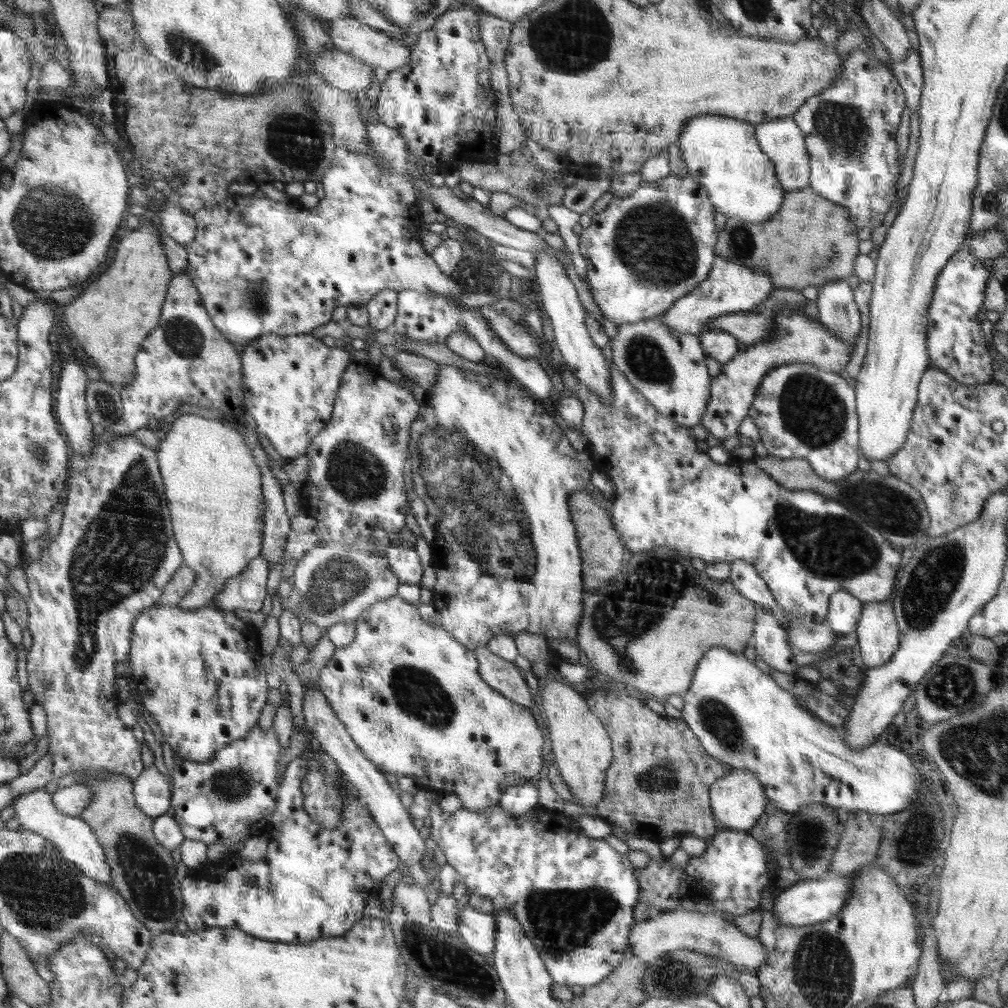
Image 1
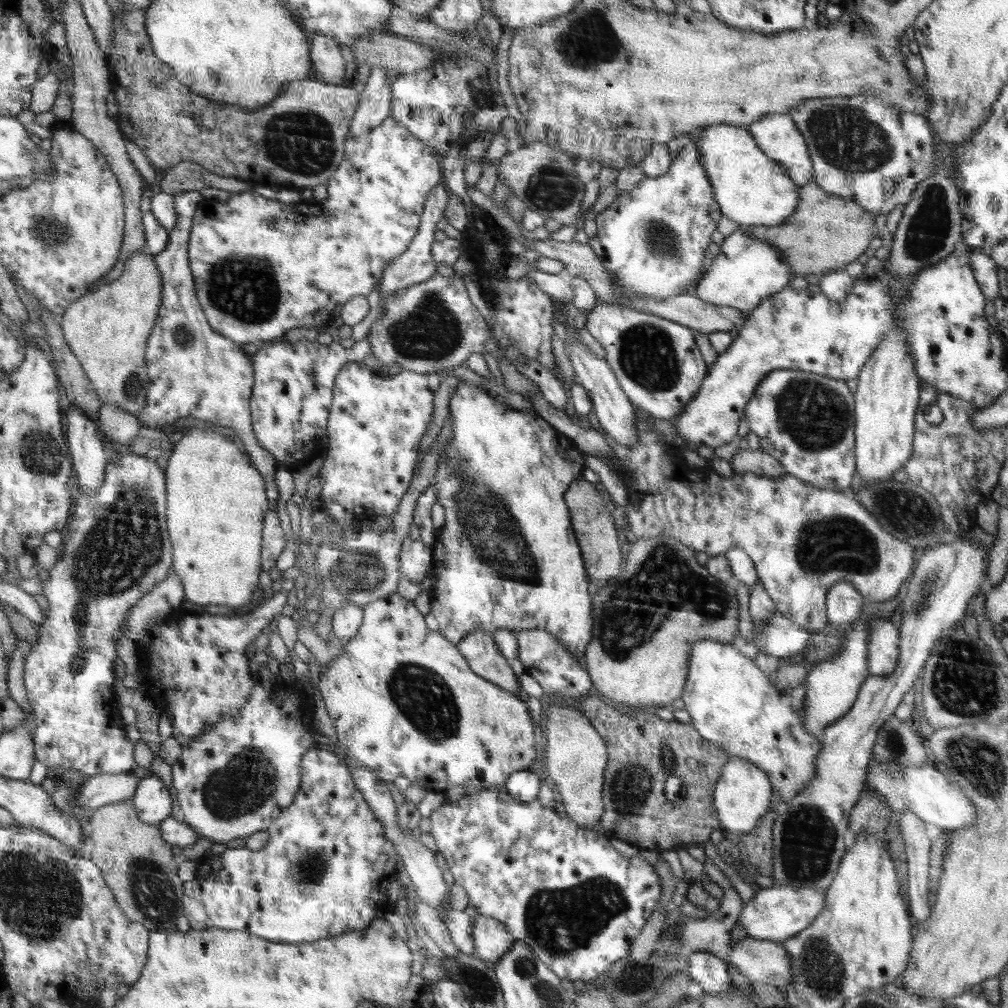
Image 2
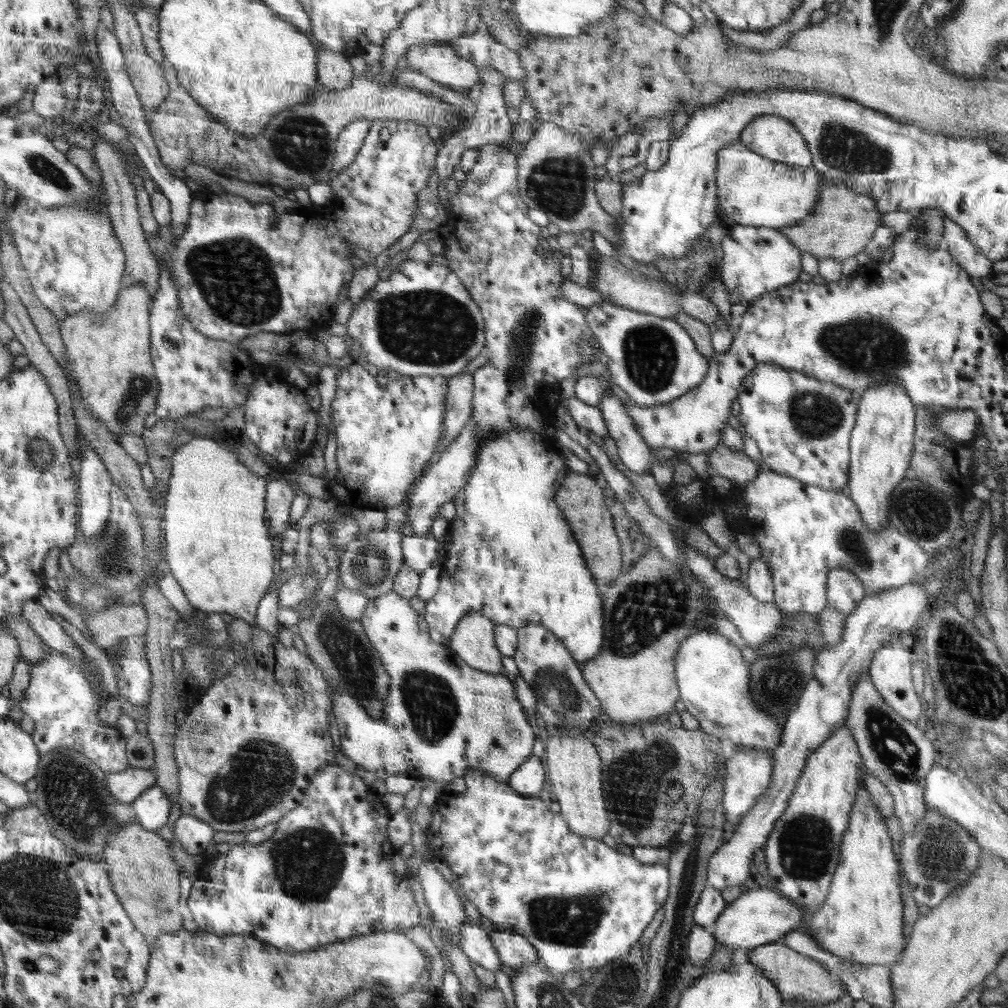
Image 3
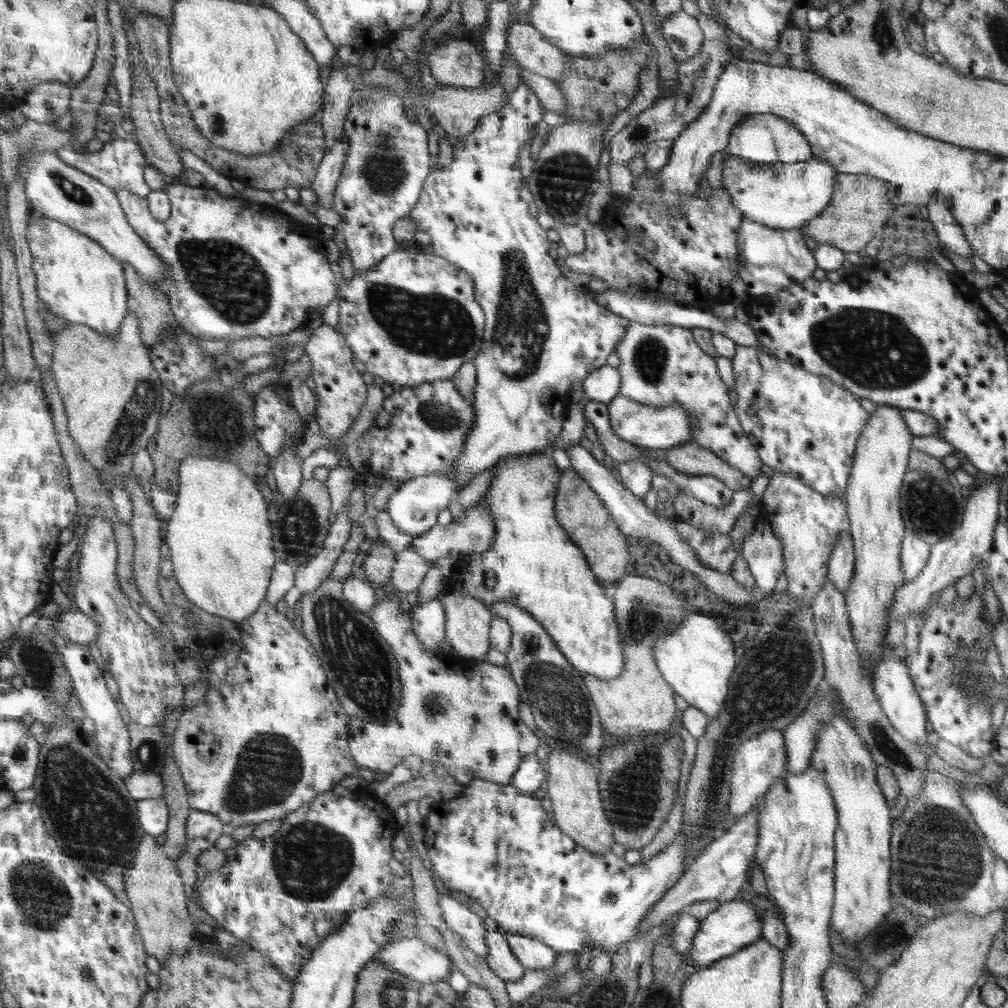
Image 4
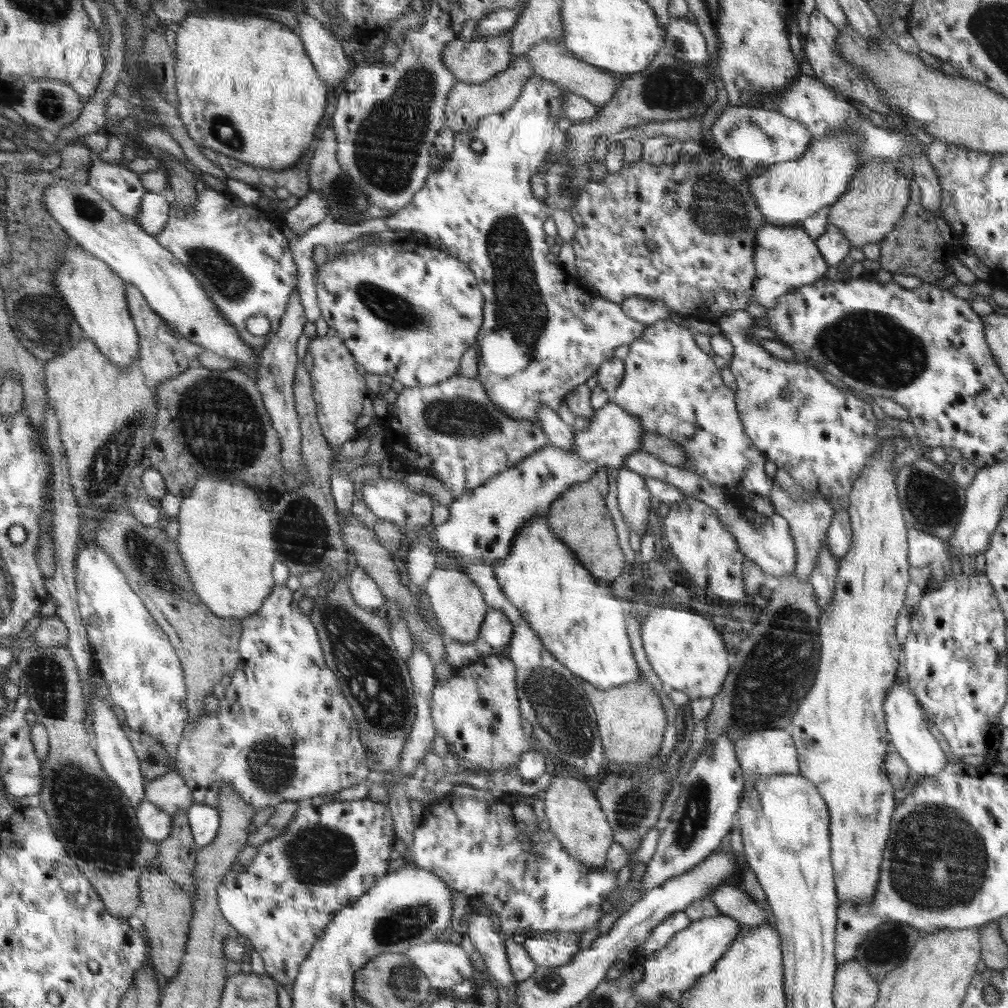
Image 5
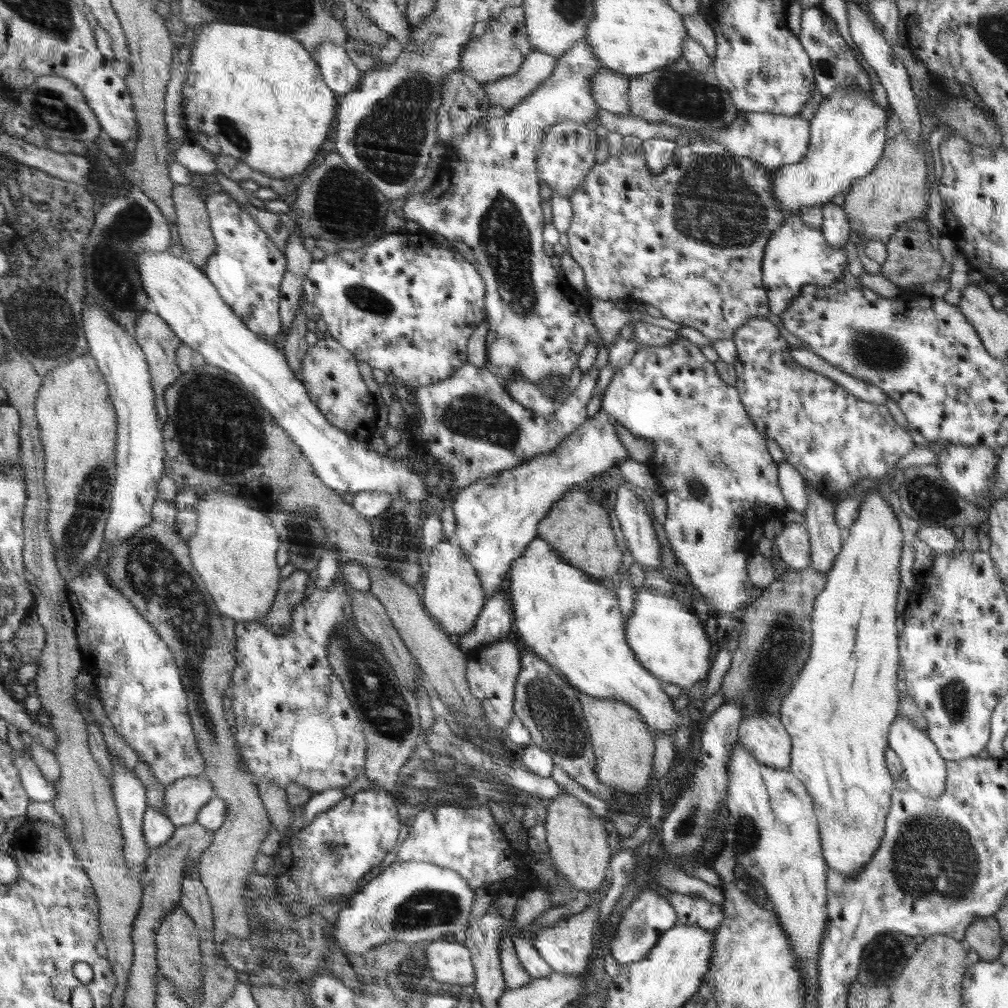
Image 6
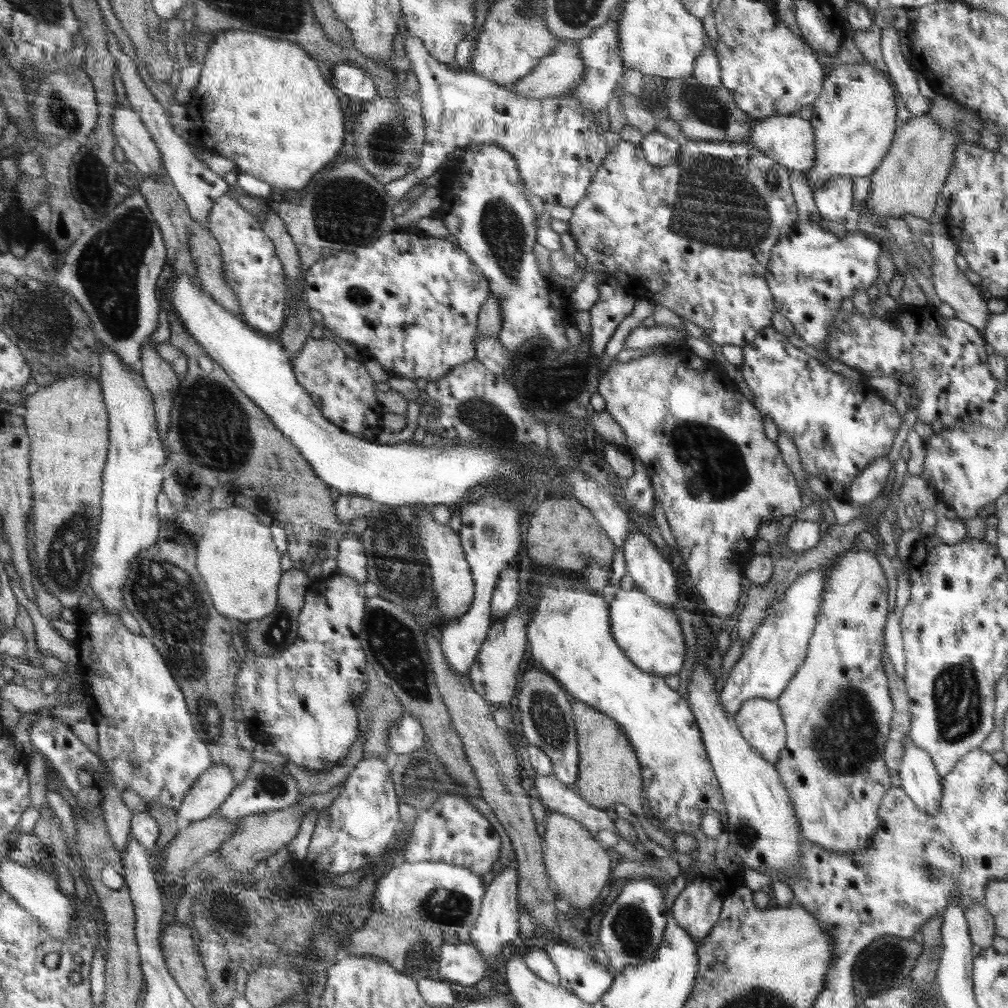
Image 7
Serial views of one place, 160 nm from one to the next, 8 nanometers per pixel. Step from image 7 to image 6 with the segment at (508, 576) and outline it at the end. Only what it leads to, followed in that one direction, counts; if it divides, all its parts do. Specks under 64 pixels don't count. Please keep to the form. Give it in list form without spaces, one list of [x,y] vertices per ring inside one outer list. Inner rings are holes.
[[[505,587],[485,601],[480,616],[473,629],[467,634],[457,637],[458,646],[466,655],[476,647],[498,643],[507,638],[510,624],[514,620],[514,611]]]

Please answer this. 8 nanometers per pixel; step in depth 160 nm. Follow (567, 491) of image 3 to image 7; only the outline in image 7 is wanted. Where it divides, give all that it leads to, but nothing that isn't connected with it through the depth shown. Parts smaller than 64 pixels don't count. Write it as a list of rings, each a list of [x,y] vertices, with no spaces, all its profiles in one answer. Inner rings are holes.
[[[549,497],[536,508],[526,530],[526,548],[529,558],[538,565],[551,565],[573,571],[583,570],[589,562],[610,566],[614,556],[613,540],[589,507],[582,506],[573,497]]]

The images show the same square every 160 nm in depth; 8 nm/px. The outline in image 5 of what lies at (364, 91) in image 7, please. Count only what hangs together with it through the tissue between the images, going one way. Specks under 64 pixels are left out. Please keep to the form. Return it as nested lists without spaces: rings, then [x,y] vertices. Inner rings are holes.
[[[306,13],[301,16],[296,33],[304,40],[305,50],[317,73],[337,90],[350,67],[340,41],[336,41],[333,33],[323,28],[320,21]]]

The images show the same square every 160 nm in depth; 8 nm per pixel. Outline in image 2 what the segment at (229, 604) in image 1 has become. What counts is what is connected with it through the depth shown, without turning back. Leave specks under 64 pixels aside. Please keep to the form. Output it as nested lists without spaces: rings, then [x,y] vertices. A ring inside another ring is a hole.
[[[270,508],[266,513],[264,523],[264,546],[262,549],[262,558],[266,572],[277,563],[280,553],[284,550],[286,544],[286,533],[280,527],[276,508]]]

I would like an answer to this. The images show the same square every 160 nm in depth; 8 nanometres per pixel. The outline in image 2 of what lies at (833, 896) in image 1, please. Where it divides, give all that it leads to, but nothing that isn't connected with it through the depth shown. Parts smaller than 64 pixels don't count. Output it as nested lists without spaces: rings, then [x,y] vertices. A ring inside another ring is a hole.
[[[773,884],[772,886],[756,886],[754,897],[742,909],[737,922],[740,921],[748,938],[785,942],[788,938],[796,937],[805,929],[809,929],[809,926],[825,909],[825,901],[826,891],[822,892],[812,886],[802,886],[800,889]]]

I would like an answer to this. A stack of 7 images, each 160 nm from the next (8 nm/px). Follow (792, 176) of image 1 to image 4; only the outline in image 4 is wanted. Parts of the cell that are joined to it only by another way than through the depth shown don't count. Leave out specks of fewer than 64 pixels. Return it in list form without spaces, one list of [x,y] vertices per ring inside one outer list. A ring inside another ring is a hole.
[[[752,114],[739,122],[730,135],[728,152],[750,161],[756,167],[760,164],[792,164],[794,162],[809,161],[811,143],[788,119],[773,114]]]

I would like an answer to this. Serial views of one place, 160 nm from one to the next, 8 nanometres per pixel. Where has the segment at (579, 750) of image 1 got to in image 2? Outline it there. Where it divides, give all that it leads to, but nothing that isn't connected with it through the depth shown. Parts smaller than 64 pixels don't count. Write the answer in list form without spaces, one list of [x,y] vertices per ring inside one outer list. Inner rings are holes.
[[[558,700],[551,703],[548,708],[546,726],[548,744],[544,748],[547,752],[546,770],[548,770],[549,782],[562,795],[566,816],[573,818],[581,827],[590,829],[601,820],[604,812],[603,776],[608,760],[605,742],[587,716],[582,716],[578,708],[568,703],[560,703]]]

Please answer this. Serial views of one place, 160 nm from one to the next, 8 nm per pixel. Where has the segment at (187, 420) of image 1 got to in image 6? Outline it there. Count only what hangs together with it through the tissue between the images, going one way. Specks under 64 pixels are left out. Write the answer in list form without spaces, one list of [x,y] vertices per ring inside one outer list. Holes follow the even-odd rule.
[[[220,489],[200,497],[196,506],[196,532],[189,547],[194,566],[213,594],[217,609],[235,621],[253,621],[266,616],[277,596],[280,565],[277,562],[278,538],[270,520],[248,506],[243,498],[232,498]]]

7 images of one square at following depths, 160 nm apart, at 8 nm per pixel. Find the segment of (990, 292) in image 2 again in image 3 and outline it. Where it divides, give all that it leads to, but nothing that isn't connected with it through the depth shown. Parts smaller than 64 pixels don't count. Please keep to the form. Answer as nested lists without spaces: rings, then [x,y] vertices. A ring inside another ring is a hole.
[[[943,216],[944,234],[943,244],[950,254],[958,261],[958,264],[974,278],[992,278],[993,262],[981,253],[981,250],[972,244],[964,229],[953,220]]]

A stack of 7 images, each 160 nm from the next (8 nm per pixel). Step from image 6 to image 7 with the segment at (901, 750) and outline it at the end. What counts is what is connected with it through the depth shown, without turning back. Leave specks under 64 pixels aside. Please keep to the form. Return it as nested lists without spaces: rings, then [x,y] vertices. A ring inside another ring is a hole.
[[[910,736],[899,737],[904,743],[904,750],[896,773],[900,777],[902,790],[922,814],[932,818],[942,806],[943,778],[926,750],[915,745]]]

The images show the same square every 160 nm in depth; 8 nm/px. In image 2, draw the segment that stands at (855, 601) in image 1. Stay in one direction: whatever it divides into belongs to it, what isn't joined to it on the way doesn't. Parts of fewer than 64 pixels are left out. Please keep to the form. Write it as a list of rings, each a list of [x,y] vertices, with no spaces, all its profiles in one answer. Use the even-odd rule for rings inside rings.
[[[843,580],[837,582],[829,589],[826,597],[827,622],[830,622],[832,628],[846,630],[859,619],[864,603],[853,584]]]

